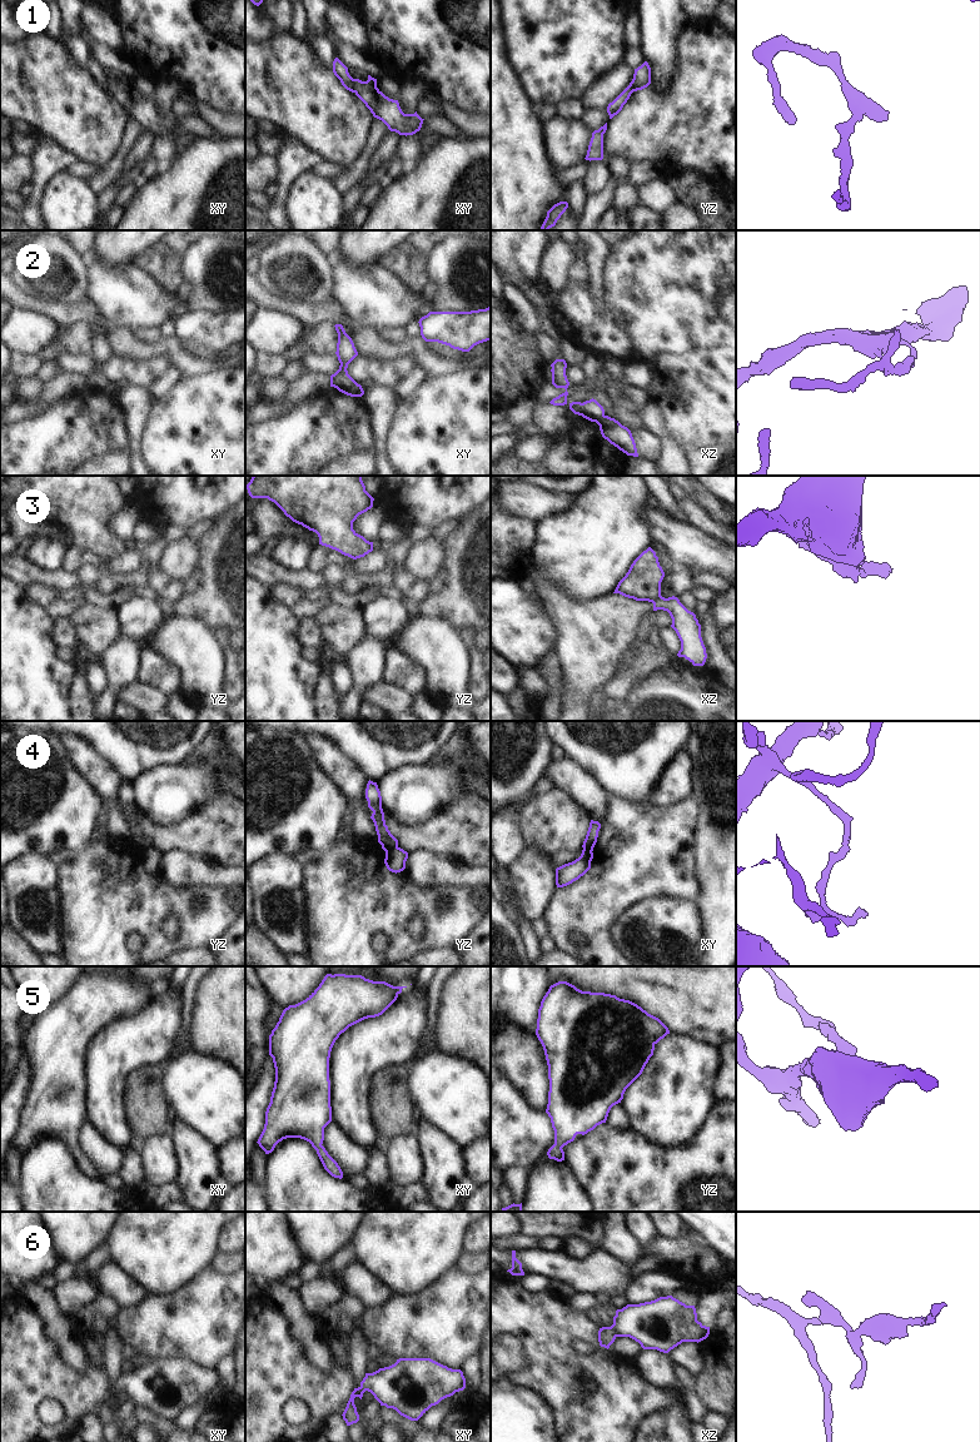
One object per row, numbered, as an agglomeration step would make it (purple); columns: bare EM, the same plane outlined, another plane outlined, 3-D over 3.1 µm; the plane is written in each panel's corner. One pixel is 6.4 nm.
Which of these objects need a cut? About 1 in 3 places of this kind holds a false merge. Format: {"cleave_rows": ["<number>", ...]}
{"cleave_rows": ["1", "2", "3", "4"]}

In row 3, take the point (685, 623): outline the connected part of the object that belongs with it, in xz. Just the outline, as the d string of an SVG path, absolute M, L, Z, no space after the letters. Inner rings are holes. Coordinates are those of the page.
M660 597L653 603L653 611L667 611L672 618L671 627L676 631L681 650L678 657L685 657L693 666L703 666L707 658L706 647L701 637L701 625L696 615L688 611L677 597Z

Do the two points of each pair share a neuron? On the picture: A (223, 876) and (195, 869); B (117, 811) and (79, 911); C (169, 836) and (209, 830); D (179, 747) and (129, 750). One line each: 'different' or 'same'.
A: same
B: different
C: same
D: same

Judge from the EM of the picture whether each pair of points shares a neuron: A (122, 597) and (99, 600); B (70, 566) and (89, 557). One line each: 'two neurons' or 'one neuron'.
A: one neuron
B: one neuron

